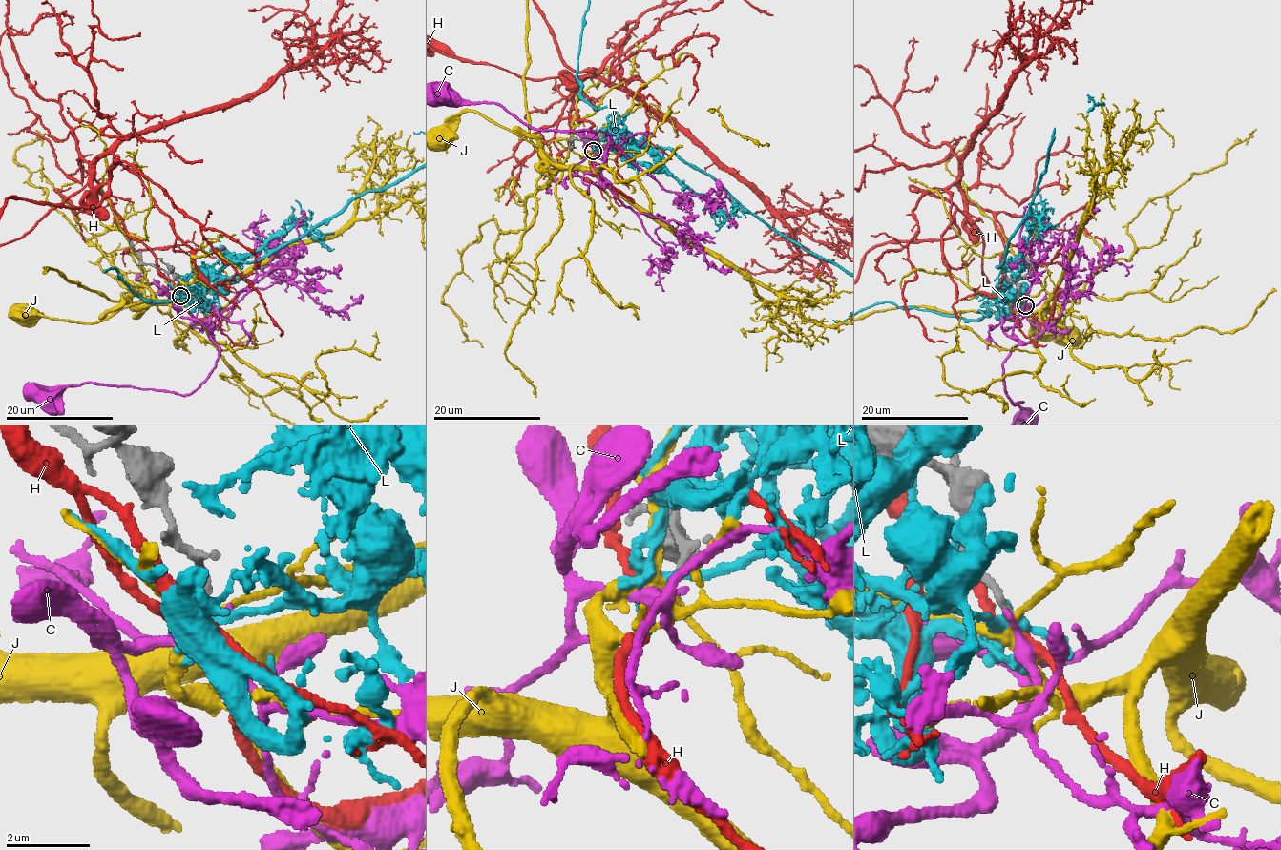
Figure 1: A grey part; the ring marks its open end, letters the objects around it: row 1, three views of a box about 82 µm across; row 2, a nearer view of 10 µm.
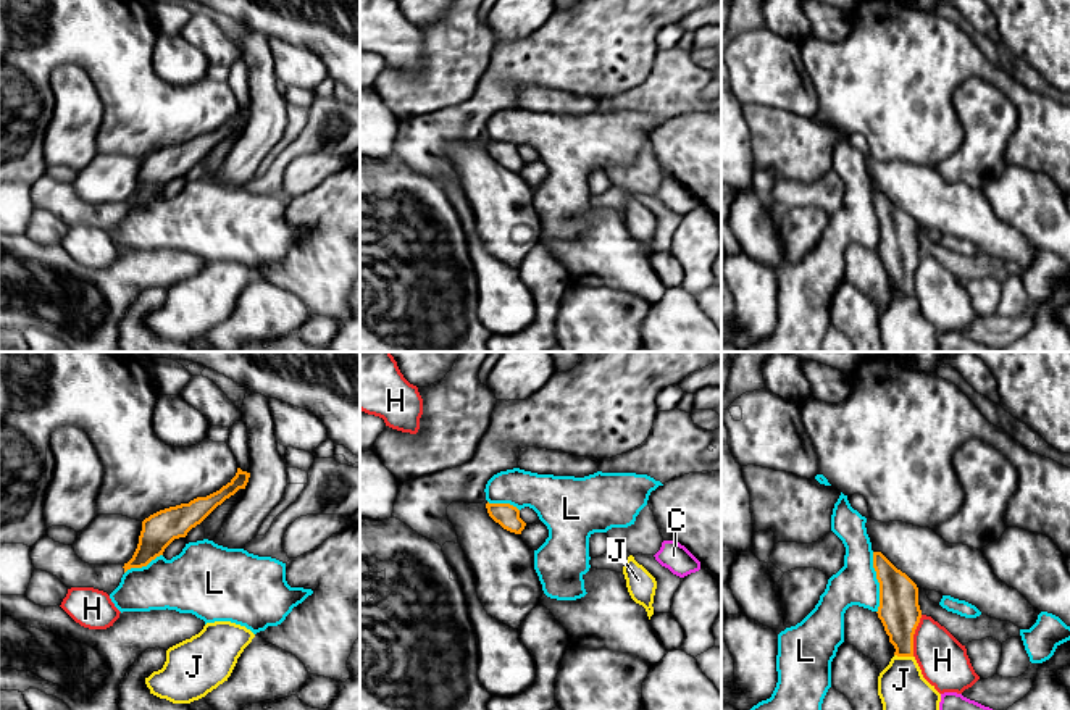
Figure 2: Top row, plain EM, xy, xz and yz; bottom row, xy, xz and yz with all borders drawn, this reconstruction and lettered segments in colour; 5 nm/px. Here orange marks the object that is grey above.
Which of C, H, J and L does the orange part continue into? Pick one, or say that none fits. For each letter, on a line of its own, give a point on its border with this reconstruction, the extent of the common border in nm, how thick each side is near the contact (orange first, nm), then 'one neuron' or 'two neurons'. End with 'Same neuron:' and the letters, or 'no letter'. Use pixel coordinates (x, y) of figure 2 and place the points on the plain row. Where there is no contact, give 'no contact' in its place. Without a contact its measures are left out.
C: no contact | one neuron
H: yz (912, 275) | 220 nm | 200/240 nm | two neurons
J: yz (904, 294) | 100 nm | 200/280 nm | two neurons
L: yz (878, 220) | 300 nm | 200/220 nm | two neurons
Same neuron: C

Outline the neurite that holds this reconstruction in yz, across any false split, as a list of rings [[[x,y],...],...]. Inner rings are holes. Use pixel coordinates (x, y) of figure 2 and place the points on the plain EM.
[[[873,190],[880,221],[878,257],[897,295],[913,295],[913,273],[922,257],[917,223],[897,208],[881,190]]]

